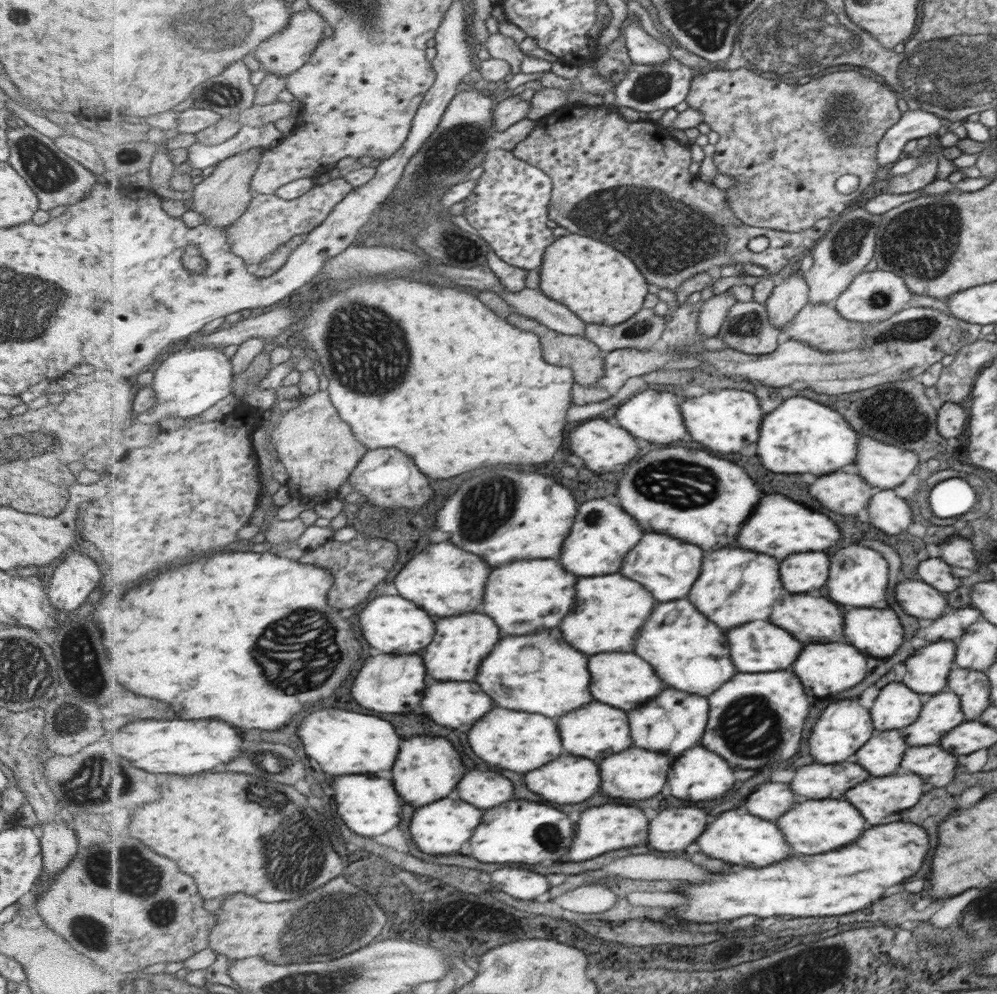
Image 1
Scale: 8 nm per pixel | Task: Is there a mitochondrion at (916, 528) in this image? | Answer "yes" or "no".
no

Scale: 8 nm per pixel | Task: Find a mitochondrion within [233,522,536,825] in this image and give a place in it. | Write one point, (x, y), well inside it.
(297, 653)

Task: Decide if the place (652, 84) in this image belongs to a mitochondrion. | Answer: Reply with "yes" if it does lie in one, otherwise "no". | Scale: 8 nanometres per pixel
yes

